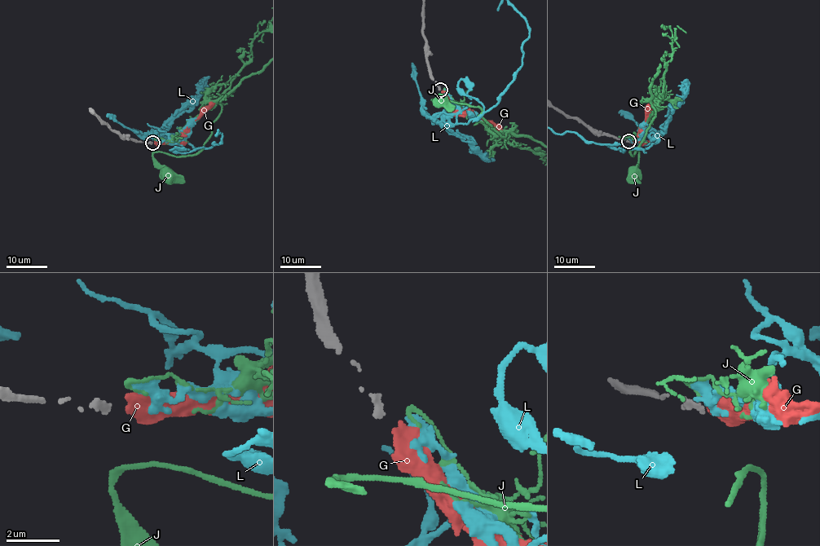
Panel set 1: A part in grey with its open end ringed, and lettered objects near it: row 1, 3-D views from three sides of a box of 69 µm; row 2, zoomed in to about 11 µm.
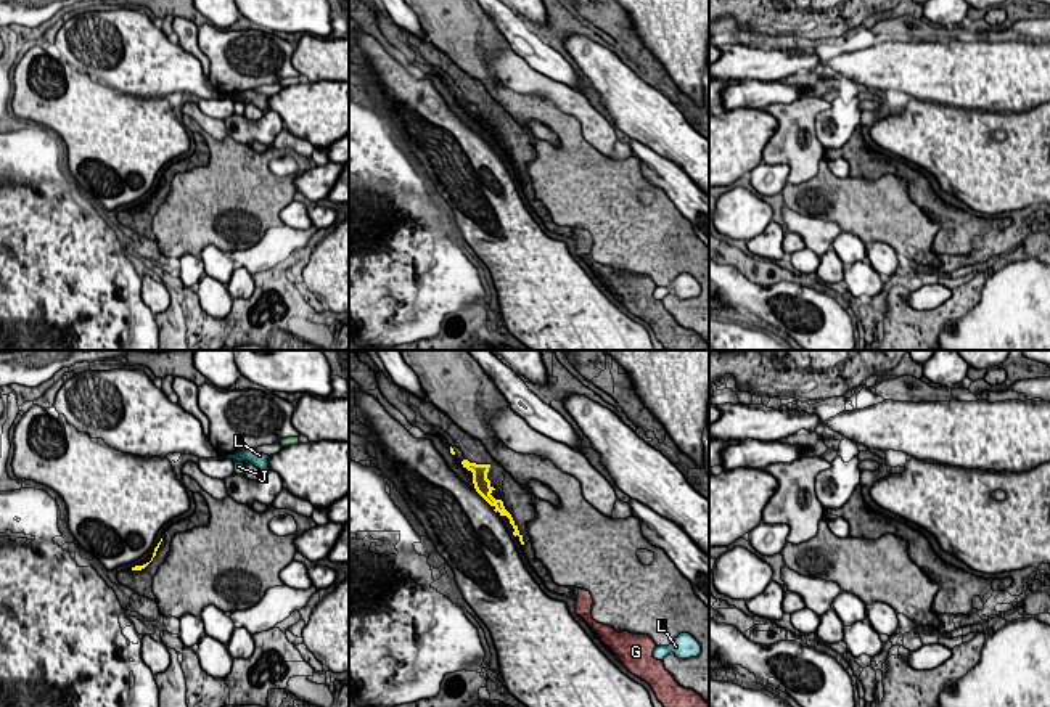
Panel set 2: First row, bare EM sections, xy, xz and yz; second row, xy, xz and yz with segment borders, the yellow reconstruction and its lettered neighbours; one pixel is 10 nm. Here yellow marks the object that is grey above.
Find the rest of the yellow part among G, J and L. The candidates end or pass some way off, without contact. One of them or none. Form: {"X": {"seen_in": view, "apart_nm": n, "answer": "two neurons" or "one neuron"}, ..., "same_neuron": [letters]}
{"G": {"seen_in": "xz", "apart_nm": 750, "answer": "one neuron"}, "J": {"seen_in": "xy", "apart_nm": 1000, "answer": "two neurons"}, "L": {"seen_in": "xy", "apart_nm": 1050, "answer": "two neurons"}, "same_neuron": ["G"]}

